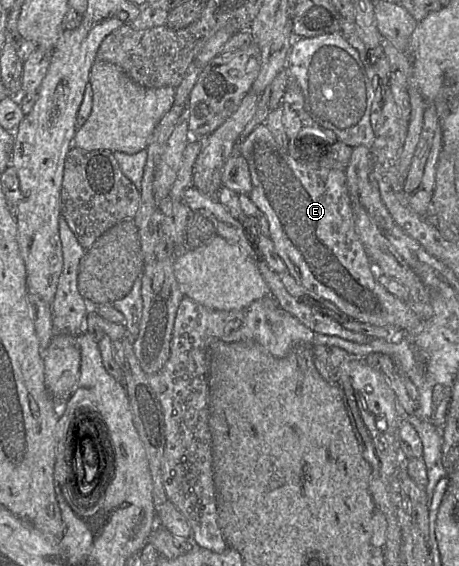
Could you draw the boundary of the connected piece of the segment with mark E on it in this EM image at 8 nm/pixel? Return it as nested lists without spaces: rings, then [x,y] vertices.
[[[265,123],[258,125],[238,145],[237,151],[246,159],[251,175],[252,189],[248,196],[266,216],[274,248],[286,264],[287,271],[300,285],[333,302],[339,310],[360,322],[399,328],[409,333],[426,321],[414,312],[408,302],[394,296],[377,281],[378,271],[356,231],[345,171],[295,159],[276,143]]]

